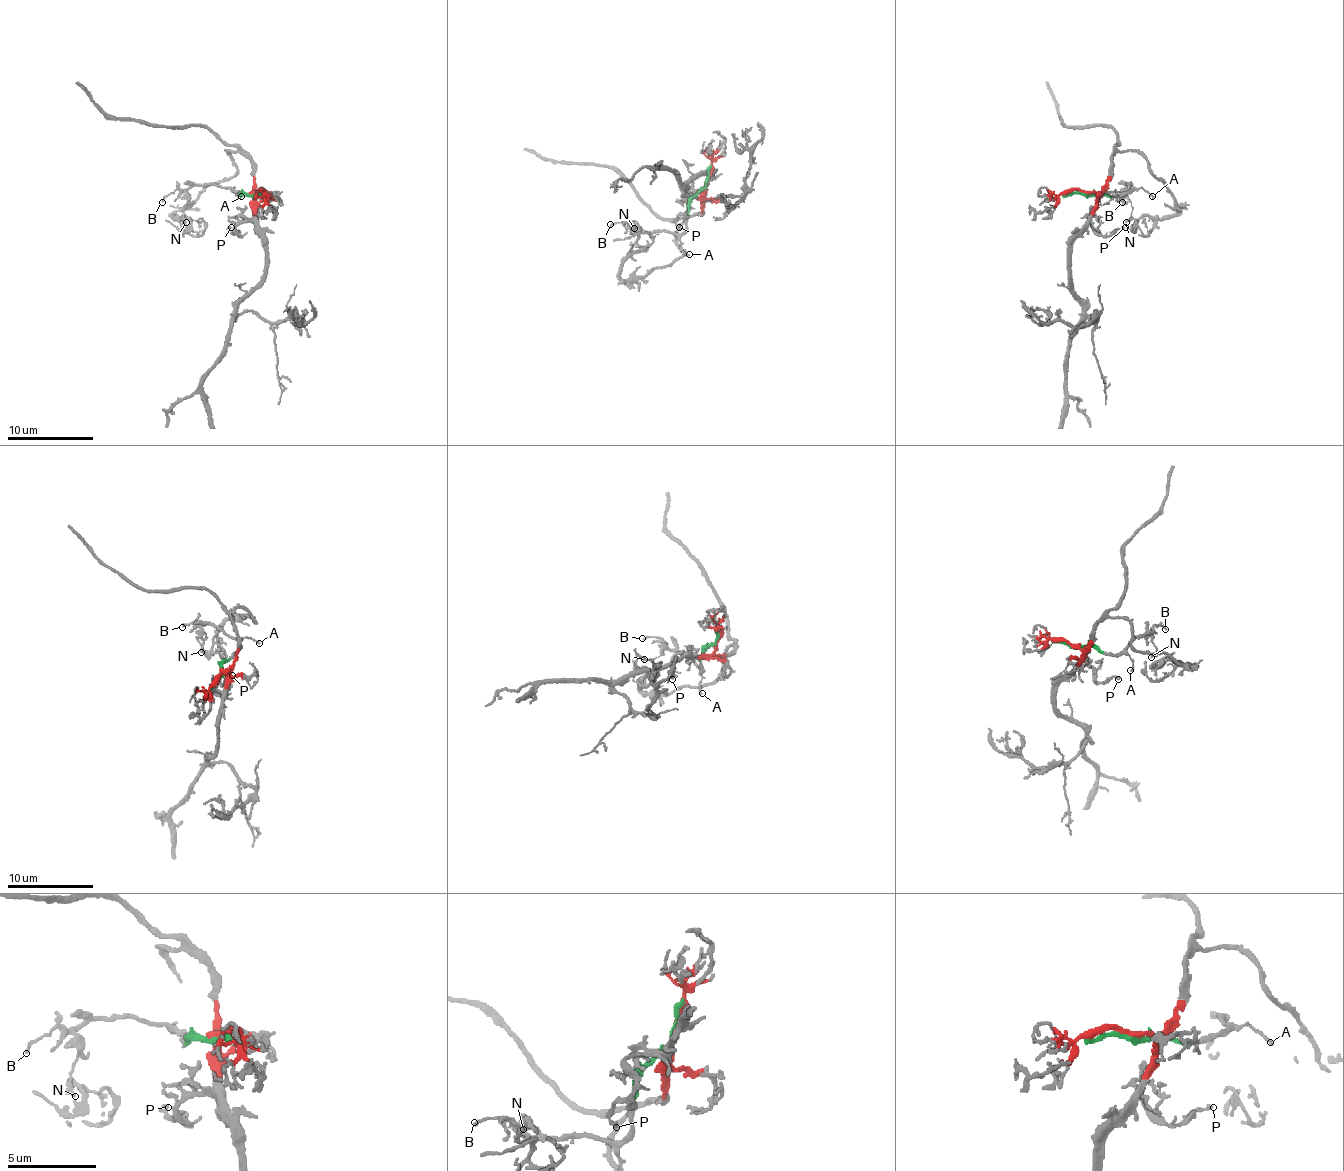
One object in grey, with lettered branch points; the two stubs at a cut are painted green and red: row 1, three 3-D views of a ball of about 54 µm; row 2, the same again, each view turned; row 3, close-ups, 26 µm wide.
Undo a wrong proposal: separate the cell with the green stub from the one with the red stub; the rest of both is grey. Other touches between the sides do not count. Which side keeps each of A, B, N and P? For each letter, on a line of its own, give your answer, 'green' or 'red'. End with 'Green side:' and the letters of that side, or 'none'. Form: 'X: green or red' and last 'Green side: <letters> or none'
A: green
B: green
N: green
P: red
Green side: A, B, N

